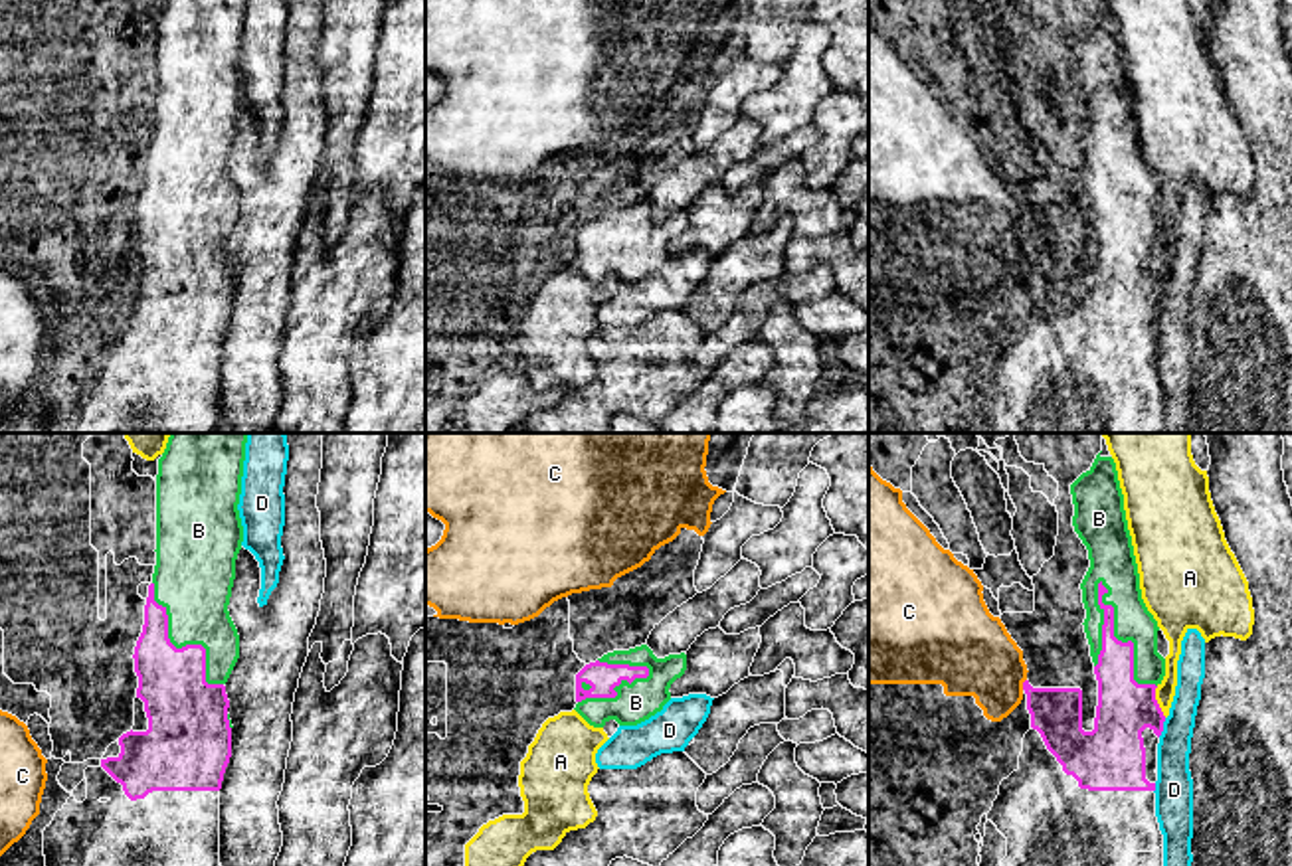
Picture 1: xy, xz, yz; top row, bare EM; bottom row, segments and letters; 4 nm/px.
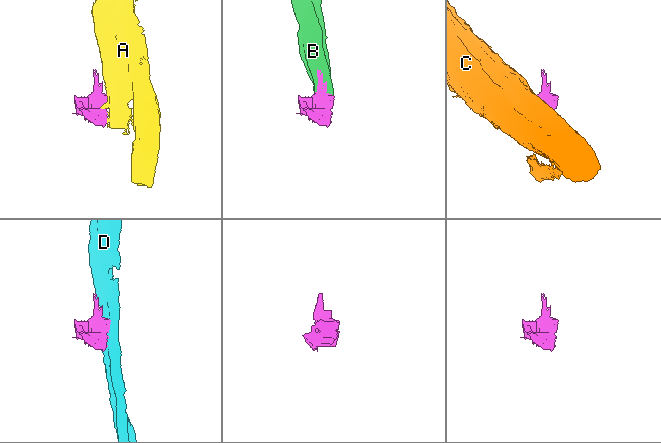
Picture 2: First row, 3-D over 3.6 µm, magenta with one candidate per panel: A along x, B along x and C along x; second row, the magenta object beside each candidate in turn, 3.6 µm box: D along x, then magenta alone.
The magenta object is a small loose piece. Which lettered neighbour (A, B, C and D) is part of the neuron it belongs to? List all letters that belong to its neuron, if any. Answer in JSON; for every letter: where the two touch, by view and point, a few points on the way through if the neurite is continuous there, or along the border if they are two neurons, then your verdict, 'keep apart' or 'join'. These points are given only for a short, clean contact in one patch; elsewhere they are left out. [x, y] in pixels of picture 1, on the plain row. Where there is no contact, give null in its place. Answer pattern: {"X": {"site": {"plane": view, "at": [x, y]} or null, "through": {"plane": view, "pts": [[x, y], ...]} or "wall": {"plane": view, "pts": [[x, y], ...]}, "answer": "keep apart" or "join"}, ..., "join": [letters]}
{"A": {"site": {"plane": "yz", "at": [1156, 259]}, "wall": {"plane": "yz", "pts": [[1156, 244], [1156, 259], [1166, 273]]}, "answer": "keep apart"}, "B": {"site": {"plane": "yz", "at": [1120, 198]}, "answer": "join"}, "C": {"site": {"plane": "yz", "at": [1023, 242]}, "wall": {"plane": "yz", "pts": [[1025, 236], [1021, 246]]}, "answer": "keep apart"}, "D": {"site": {"plane": "yz", "at": [1162, 285]}, "wall": {"plane": "yz", "pts": [[1166, 275], [1164, 287], [1158, 293]]}, "answer": "keep apart"}, "join": ["B"]}

